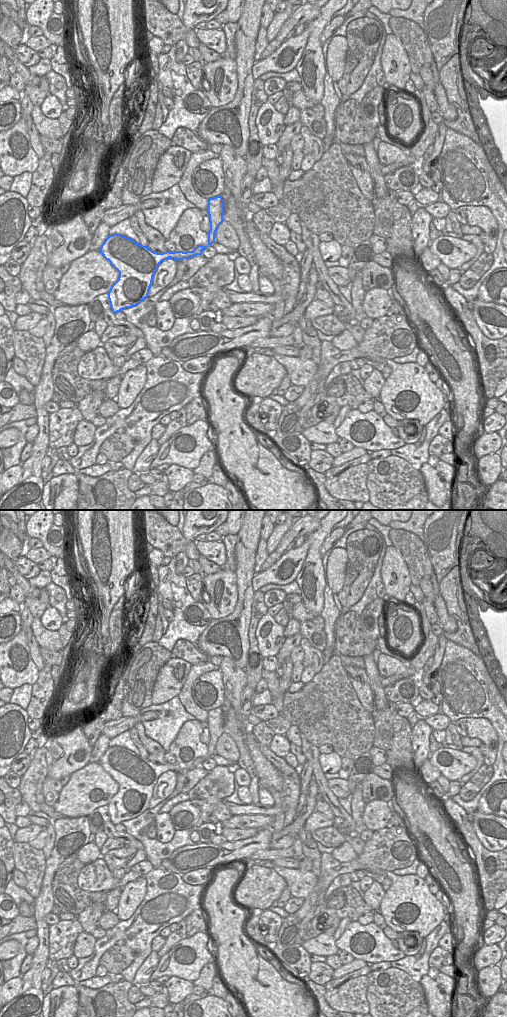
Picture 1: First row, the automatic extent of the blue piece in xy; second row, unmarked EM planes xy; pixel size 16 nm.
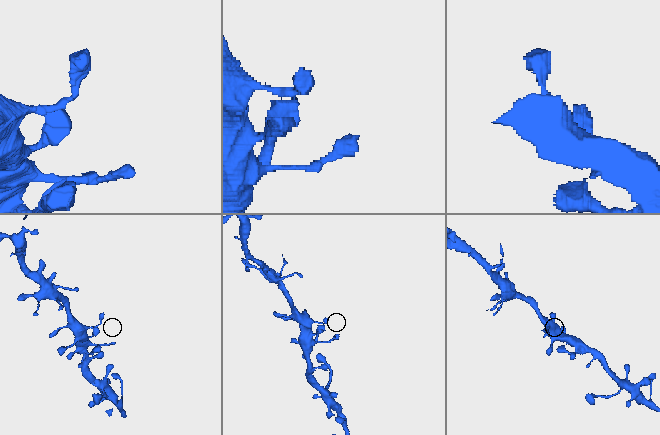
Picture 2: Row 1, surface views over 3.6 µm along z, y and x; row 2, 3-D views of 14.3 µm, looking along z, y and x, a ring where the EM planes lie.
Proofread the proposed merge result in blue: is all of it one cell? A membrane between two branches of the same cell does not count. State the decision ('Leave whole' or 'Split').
Leave whole.

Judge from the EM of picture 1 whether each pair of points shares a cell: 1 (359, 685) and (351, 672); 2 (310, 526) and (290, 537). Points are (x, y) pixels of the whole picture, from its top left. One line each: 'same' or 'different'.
1: same
2: same

